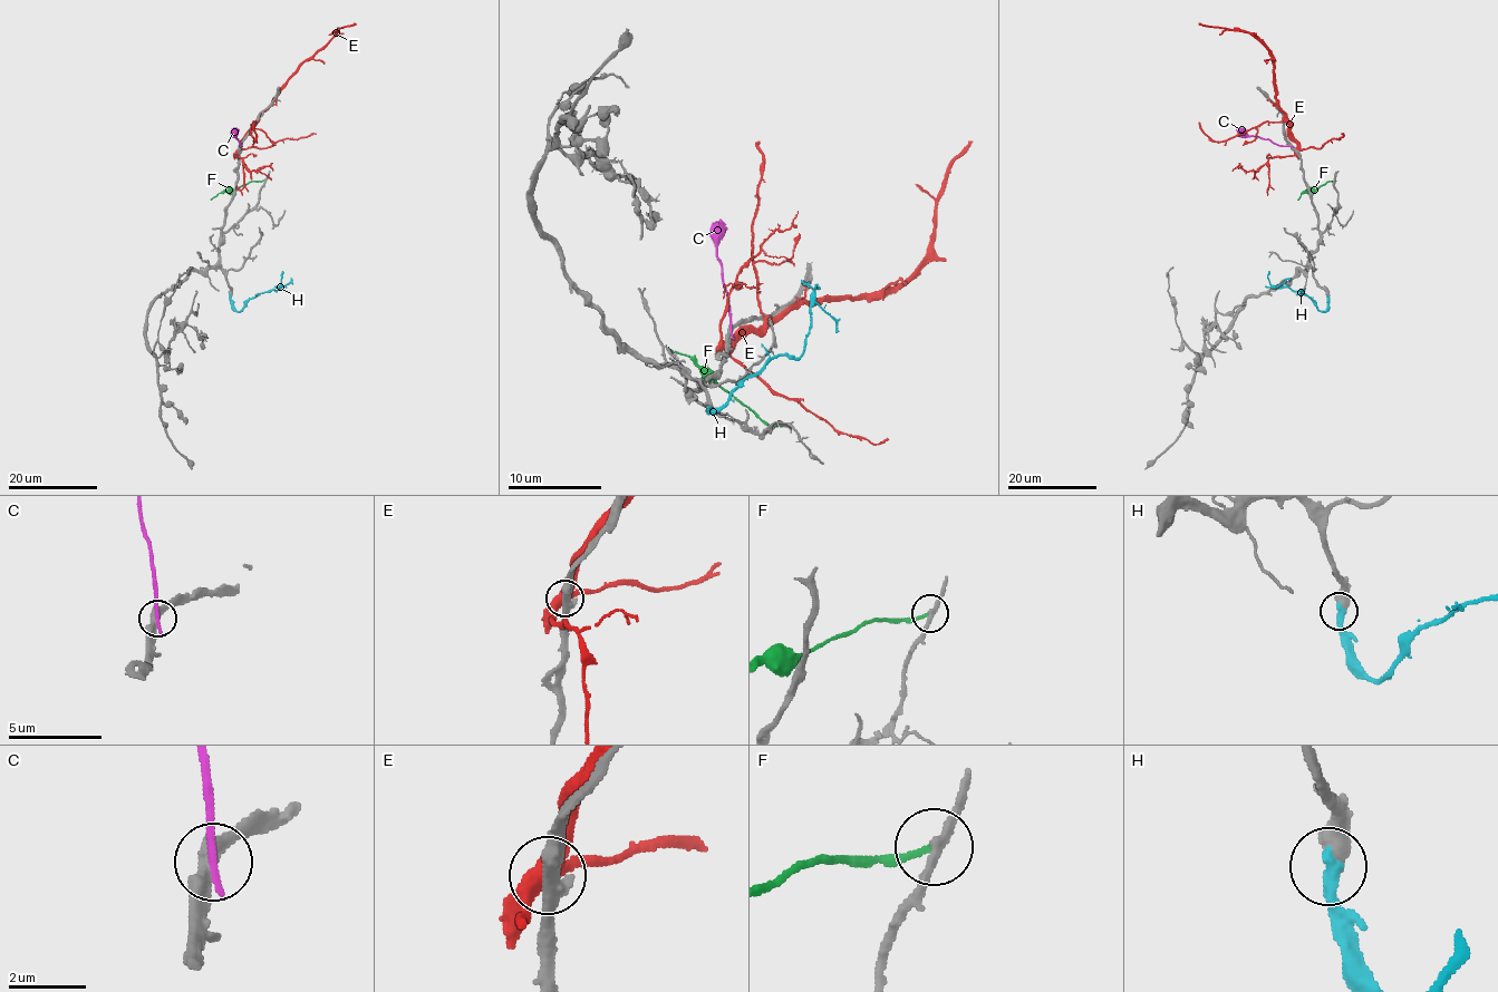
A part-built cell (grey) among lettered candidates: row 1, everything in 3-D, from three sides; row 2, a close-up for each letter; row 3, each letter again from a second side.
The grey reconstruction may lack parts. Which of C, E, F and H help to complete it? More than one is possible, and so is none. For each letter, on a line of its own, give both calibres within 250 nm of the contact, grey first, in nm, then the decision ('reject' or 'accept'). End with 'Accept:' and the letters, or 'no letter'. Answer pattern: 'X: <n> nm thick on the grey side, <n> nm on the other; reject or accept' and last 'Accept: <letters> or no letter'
C: 400 nm thick on the grey side, 240 nm on the other; reject
E: 360 nm thick on the grey side, 460 nm on the other; reject
F: 240 nm thick on the grey side, 140 nm on the other; reject
H: 600 nm thick on the grey side, 440 nm on the other; accept
Accept: H

